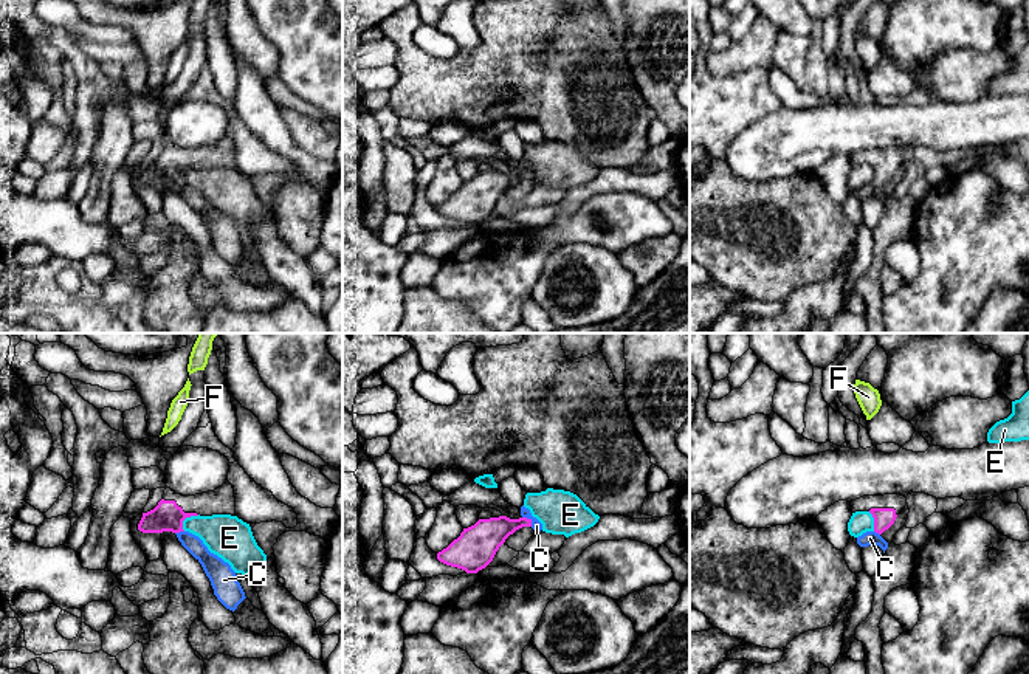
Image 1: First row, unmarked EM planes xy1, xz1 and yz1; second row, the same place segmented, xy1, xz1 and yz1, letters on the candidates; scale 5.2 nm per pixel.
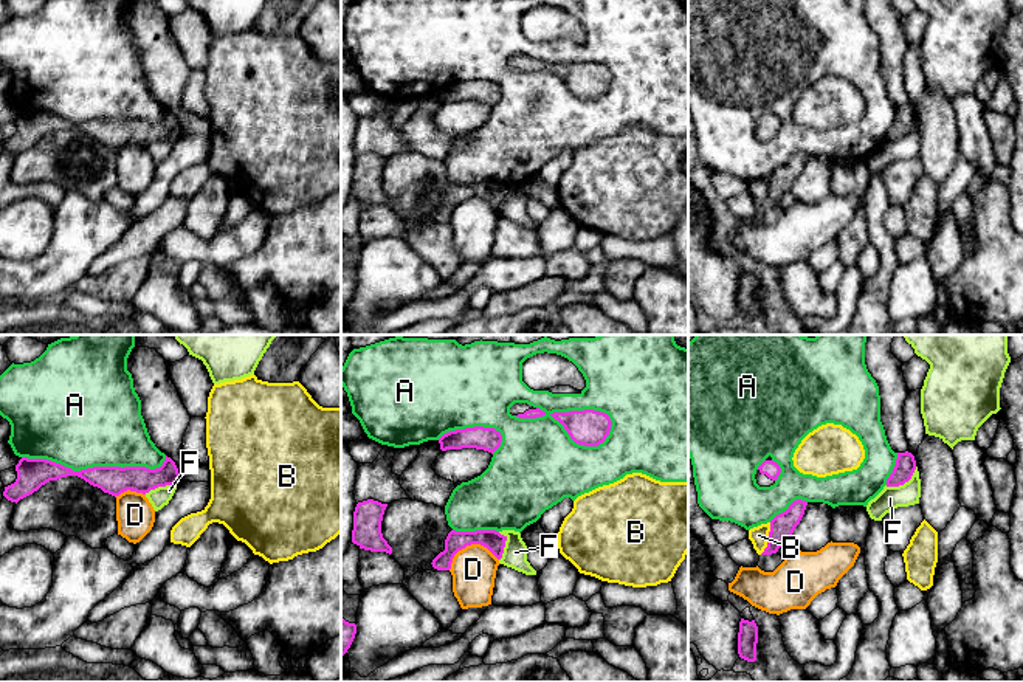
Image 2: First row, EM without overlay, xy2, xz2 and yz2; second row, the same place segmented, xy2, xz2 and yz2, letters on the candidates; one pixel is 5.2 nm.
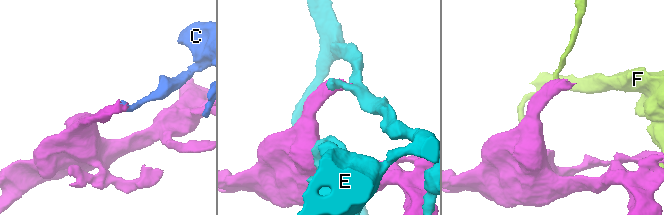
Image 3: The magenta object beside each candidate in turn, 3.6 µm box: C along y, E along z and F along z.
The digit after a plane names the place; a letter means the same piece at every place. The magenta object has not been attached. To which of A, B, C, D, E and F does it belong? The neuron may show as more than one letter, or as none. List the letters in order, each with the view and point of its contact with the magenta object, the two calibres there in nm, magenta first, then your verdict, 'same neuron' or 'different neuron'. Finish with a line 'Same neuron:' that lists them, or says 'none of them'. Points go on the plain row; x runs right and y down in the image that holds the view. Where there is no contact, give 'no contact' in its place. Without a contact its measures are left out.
A: contact xy2 (95, 120); calibres 140 and 500 nm; different neuron
B: contact yz2 (769, 191); calibres 130 and 100 nm; different neuron
C: contact xz1 (529, 172); calibres 180 and 60 nm; different neuron
D: contact xz2 (468, 197); calibres 100 and 240 nm; different neuron
E: contact xy1 (186, 169); calibres 160 and 220 nm; different neuron
F: contact yz2 (902, 137); calibres 110 and 120 nm; different neuron
Same neuron: none of them

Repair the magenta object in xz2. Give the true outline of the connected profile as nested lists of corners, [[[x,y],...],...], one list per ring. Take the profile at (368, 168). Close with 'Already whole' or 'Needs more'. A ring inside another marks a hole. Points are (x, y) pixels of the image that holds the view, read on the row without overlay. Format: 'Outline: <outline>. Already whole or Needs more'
Outline: [[[374,152],[358,155],[353,164],[352,195],[370,205],[392,206],[392,200],[383,191],[381,174],[388,157]]]. Already whole

